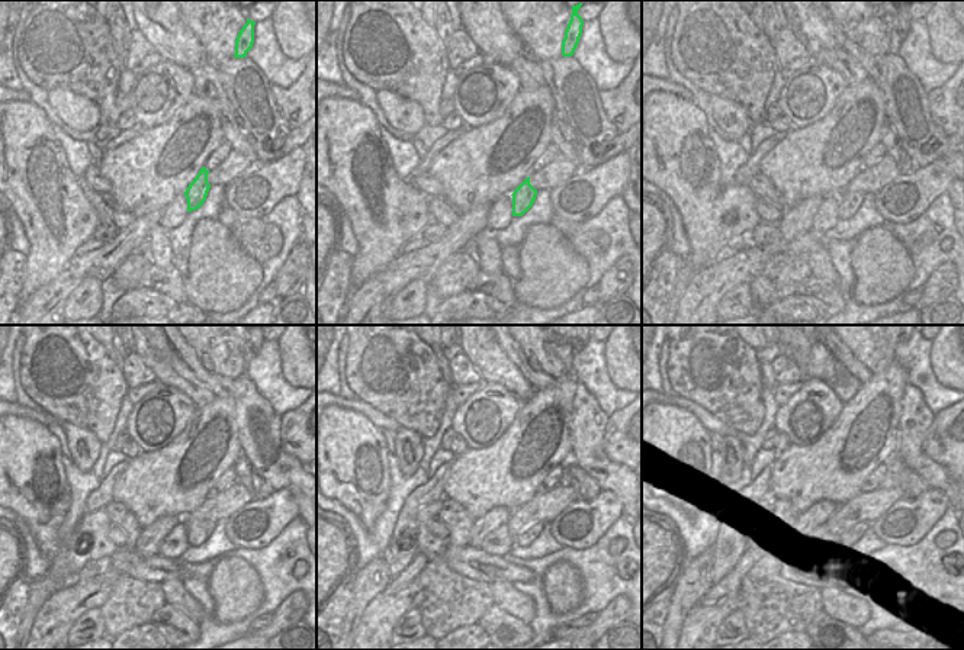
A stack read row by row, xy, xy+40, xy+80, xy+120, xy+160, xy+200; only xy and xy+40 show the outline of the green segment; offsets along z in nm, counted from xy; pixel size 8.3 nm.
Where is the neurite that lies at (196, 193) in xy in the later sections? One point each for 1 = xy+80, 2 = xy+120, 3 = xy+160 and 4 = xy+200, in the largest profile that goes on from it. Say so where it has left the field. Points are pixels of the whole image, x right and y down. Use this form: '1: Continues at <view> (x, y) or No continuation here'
1: Continues at xy+80 (850, 202)
2: Continues at xy+120 (198, 533)
3: Continues at xy+160 (530, 533)
4: Continues at xy+200 (857, 533)

